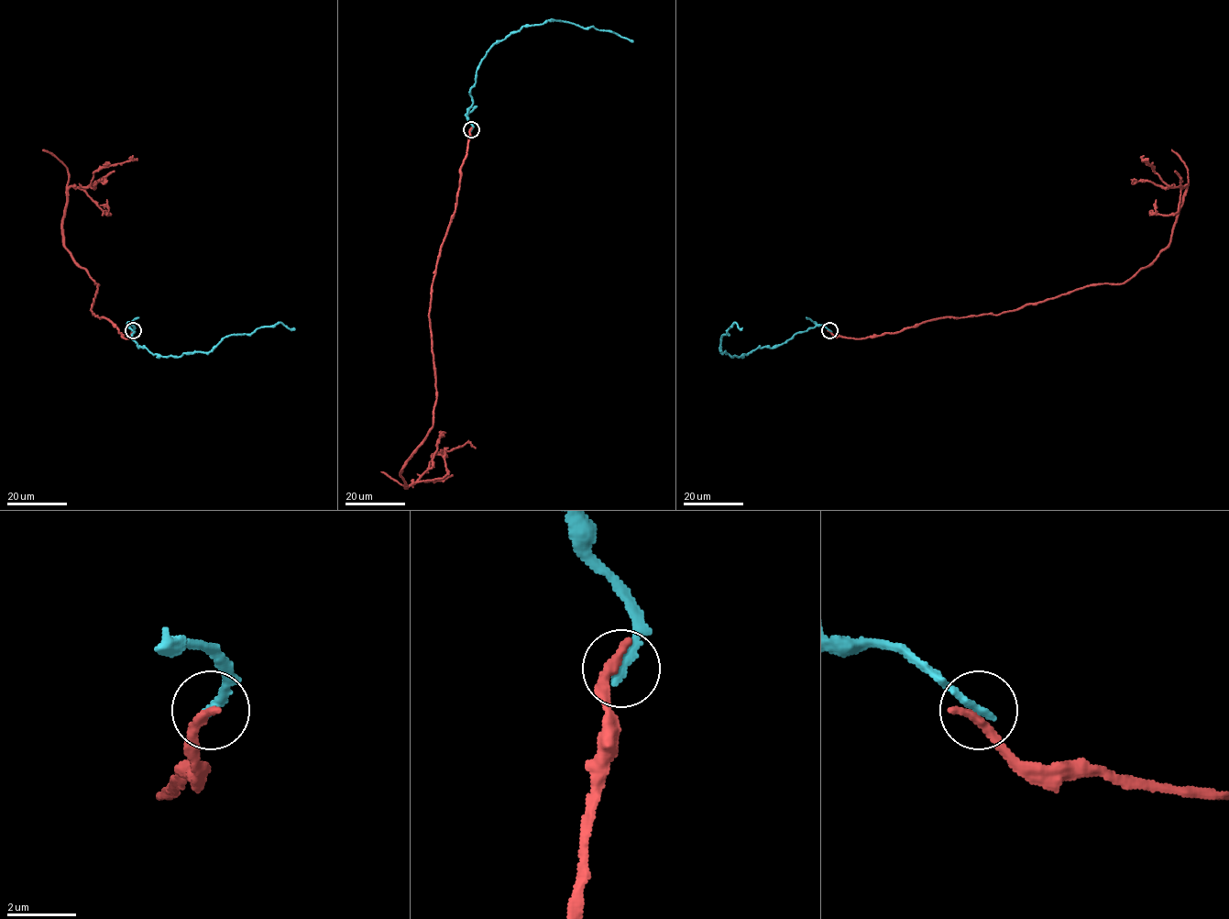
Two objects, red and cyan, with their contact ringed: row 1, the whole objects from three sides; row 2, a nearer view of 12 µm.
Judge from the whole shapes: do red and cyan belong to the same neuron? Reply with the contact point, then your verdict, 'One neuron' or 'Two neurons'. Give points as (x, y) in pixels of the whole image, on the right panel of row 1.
Place: (829, 330). Two neurons

